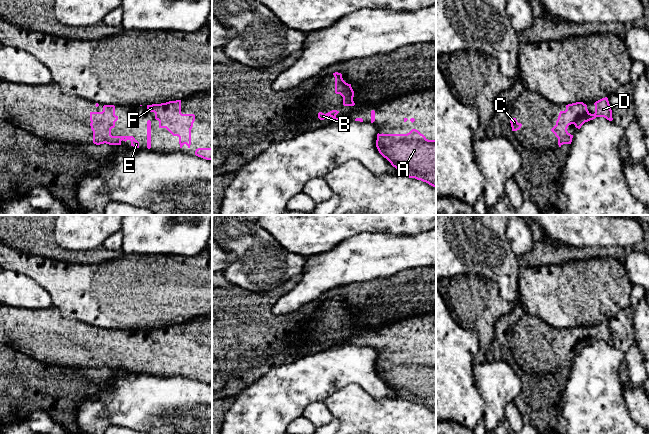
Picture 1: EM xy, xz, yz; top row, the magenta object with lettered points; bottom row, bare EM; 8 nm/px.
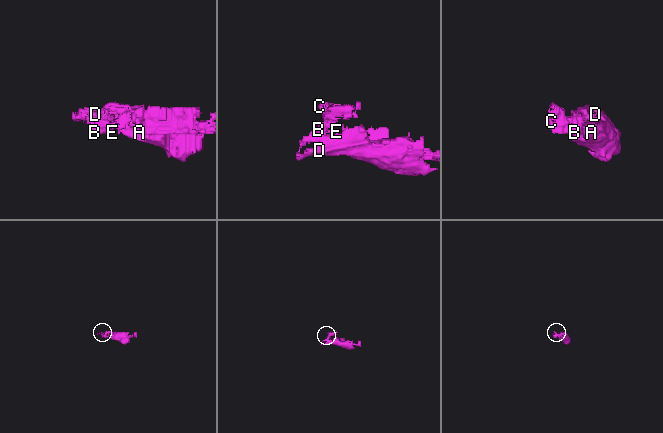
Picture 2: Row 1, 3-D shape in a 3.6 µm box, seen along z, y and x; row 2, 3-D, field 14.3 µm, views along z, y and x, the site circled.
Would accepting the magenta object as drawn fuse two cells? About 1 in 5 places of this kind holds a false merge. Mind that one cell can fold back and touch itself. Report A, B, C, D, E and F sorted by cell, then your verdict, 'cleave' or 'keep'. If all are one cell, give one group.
A B C D E F; keep

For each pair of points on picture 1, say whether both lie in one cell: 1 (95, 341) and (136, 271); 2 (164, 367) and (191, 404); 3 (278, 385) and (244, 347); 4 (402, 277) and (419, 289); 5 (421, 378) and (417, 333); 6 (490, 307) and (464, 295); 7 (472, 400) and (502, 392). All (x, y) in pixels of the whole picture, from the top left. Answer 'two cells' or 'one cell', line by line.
1: two cells
2: two cells
3: two cells
4: one cell
5: one cell
6: one cell
7: two cells

